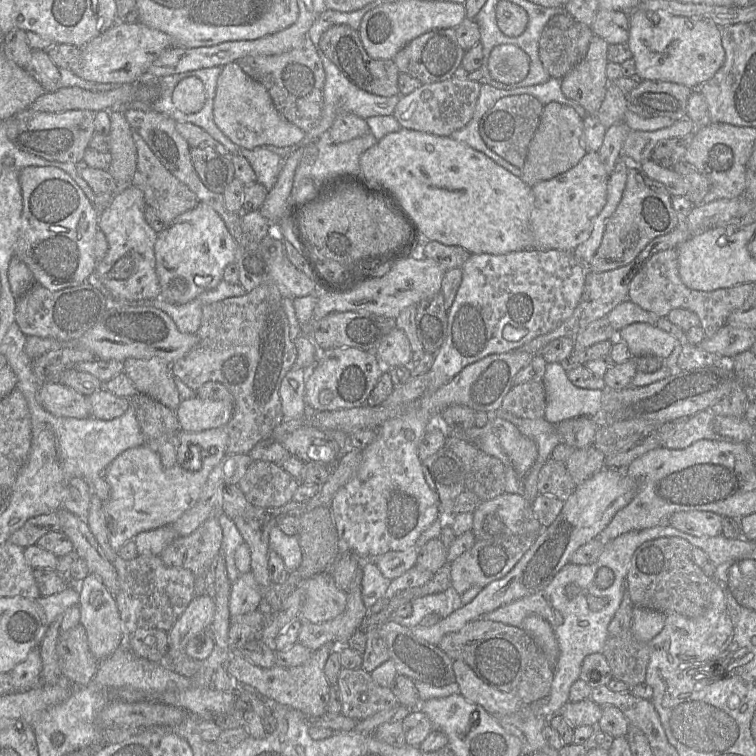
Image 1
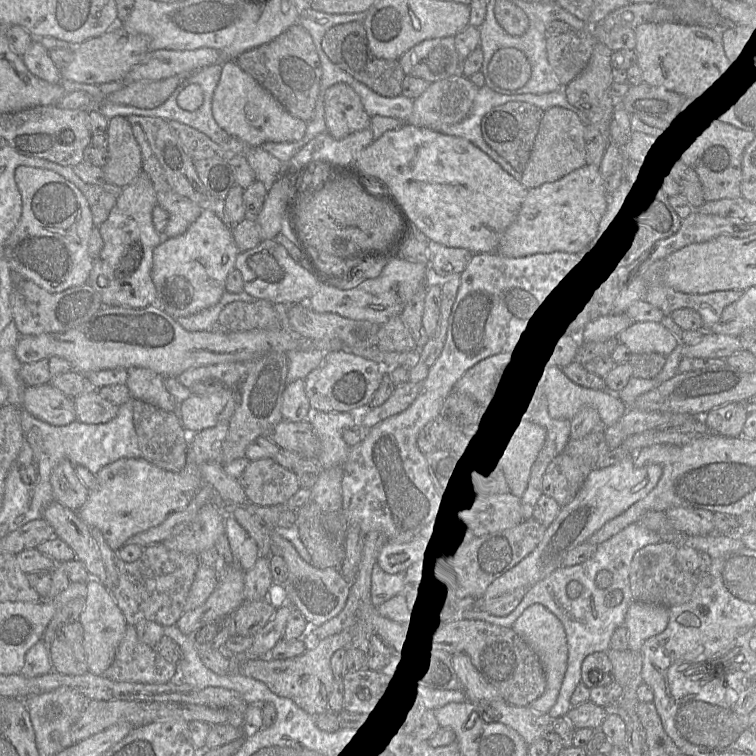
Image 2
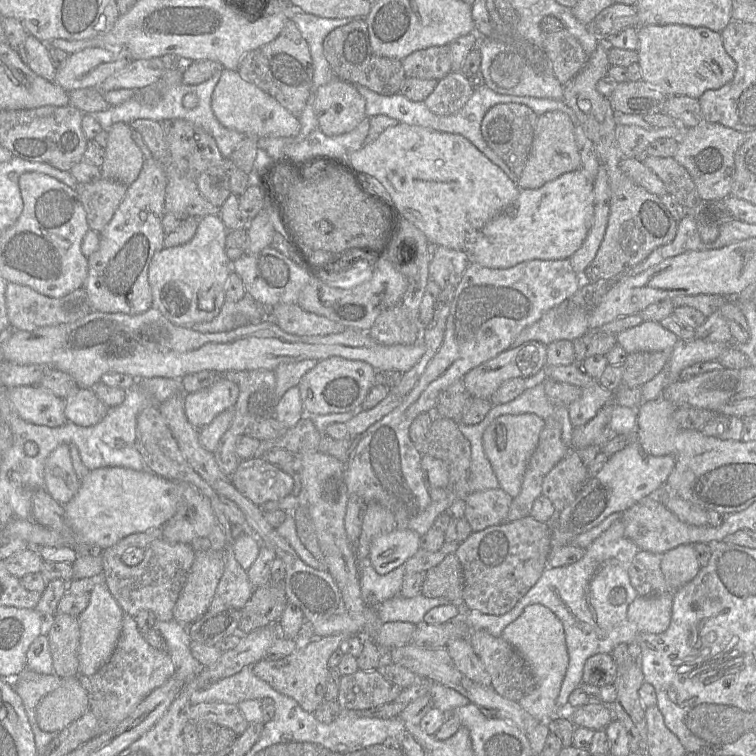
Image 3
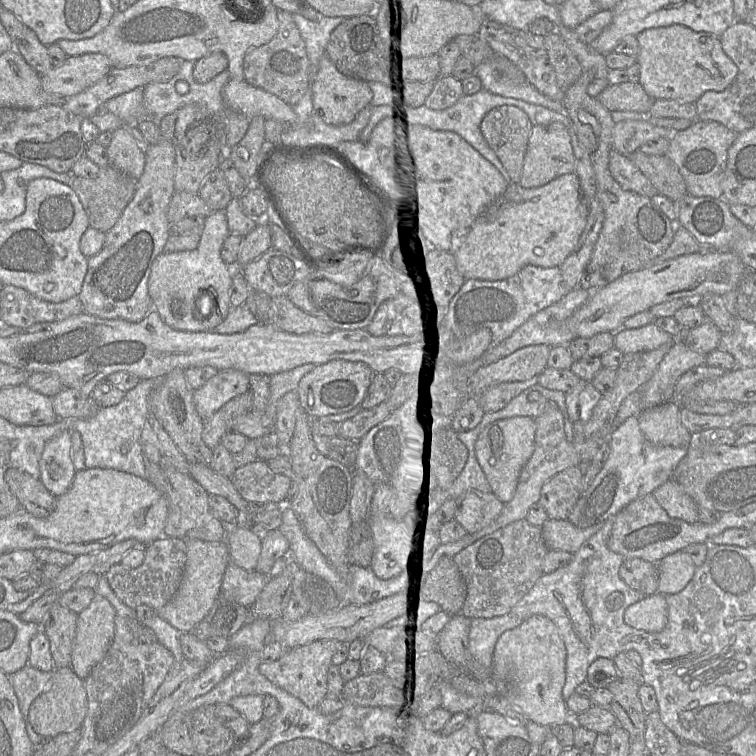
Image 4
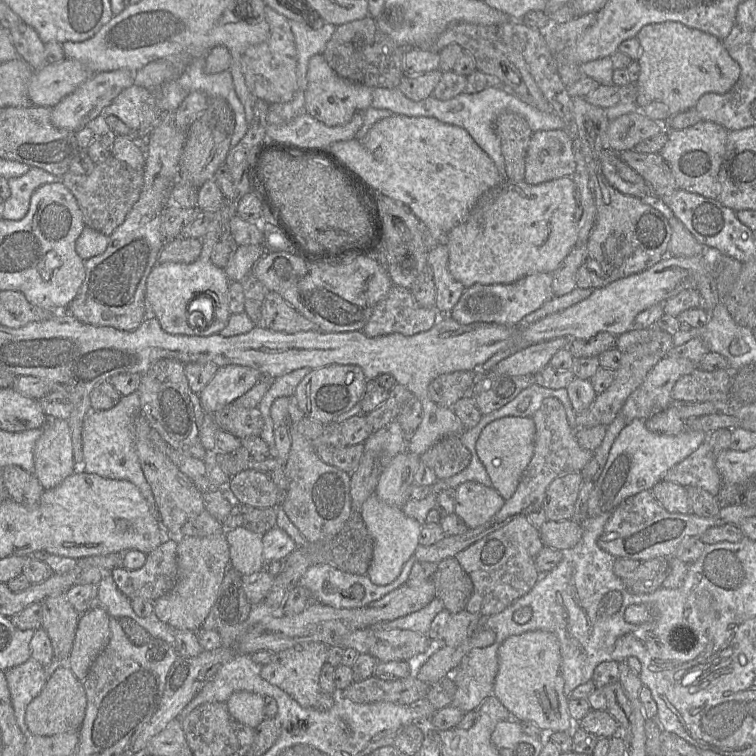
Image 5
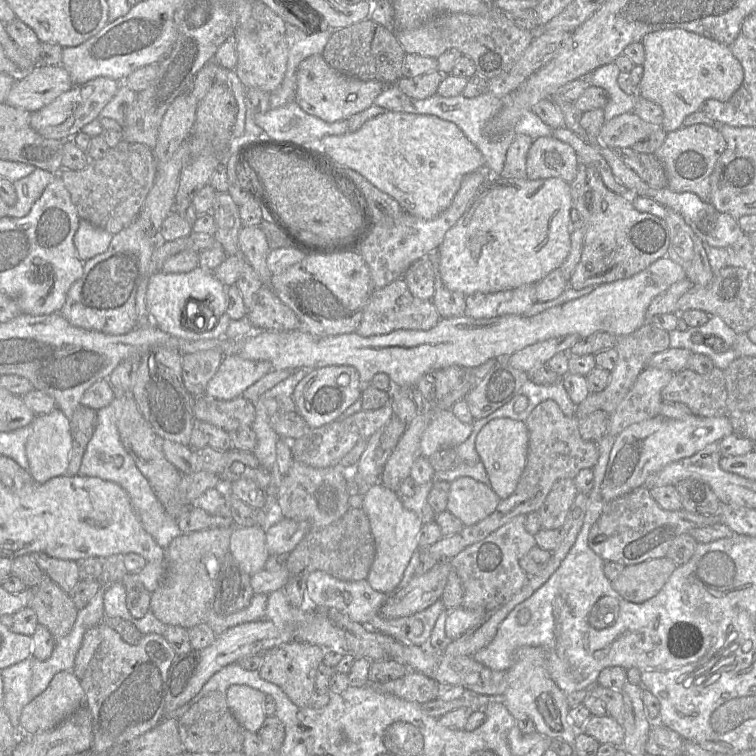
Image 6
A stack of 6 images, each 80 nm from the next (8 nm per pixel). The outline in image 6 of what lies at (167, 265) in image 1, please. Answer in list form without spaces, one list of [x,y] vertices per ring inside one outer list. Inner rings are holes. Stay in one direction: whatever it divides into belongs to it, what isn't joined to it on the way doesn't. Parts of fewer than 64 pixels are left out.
[[[196,267],[187,273],[163,273],[159,271],[149,277],[146,292],[146,304],[152,323],[163,332],[172,336],[182,338],[187,341],[219,339],[225,337],[230,317],[226,313],[226,287],[213,275],[212,271],[207,271],[201,267]],[[193,300],[203,304],[208,308],[211,318],[205,321],[204,317],[195,315],[192,319],[193,324],[197,320],[200,326],[195,325],[195,329],[188,328],[193,326],[190,322],[188,302]]]

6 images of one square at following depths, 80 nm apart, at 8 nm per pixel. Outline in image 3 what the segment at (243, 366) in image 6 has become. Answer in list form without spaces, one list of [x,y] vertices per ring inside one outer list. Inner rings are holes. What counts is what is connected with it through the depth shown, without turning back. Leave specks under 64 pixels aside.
[[[222,375],[208,388],[185,394],[186,417],[191,425],[200,430],[218,414],[234,407],[238,394],[238,385]]]

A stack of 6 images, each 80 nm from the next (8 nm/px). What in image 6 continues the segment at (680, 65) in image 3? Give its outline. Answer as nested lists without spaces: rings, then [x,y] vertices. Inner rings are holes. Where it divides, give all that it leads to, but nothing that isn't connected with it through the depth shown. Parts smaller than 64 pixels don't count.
[[[674,28],[648,33],[642,38],[641,43],[645,52],[645,60],[642,65],[643,76],[636,88],[636,95],[662,107],[664,117],[661,126],[666,133],[681,128],[684,119],[699,111],[706,100],[728,101],[743,82],[743,68],[734,57],[729,46],[713,39]]]

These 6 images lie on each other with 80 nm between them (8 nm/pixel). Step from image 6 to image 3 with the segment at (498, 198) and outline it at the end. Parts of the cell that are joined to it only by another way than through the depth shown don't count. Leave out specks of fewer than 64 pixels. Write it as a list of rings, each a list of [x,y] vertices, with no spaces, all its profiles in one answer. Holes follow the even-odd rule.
[[[582,169],[538,189],[521,189],[517,199],[472,234],[464,251],[471,262],[507,269],[529,260],[569,259],[583,244],[594,218],[594,181]]]

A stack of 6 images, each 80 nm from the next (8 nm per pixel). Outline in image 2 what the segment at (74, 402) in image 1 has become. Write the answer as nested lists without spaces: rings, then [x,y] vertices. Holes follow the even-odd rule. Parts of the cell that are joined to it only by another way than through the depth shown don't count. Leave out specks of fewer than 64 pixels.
[[[50,383],[25,387],[24,407],[35,418],[53,426],[68,425],[76,420],[74,398]]]

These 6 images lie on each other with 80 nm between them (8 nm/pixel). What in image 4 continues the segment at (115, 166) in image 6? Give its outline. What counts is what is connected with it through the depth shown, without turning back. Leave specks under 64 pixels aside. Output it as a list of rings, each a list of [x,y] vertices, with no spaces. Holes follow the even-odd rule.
[[[108,164],[101,167],[97,177],[93,179],[73,176],[69,186],[78,196],[86,212],[89,227],[106,233],[116,224],[125,207],[132,200],[136,183],[137,180],[119,172]]]

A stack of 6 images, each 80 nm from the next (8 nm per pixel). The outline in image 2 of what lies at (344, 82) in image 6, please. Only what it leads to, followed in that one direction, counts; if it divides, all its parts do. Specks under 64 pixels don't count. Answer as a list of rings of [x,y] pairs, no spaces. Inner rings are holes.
[[[336,83],[326,90],[324,110],[327,133],[334,139],[342,139],[351,133],[370,127],[371,118],[365,112],[360,97],[345,83]]]

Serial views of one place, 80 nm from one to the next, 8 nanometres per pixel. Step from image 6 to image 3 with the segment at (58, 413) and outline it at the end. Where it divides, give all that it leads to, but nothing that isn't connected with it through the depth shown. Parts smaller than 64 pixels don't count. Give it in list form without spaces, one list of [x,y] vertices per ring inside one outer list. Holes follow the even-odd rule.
[[[61,444],[48,455],[44,465],[44,480],[47,492],[62,505],[78,492],[81,480],[73,468],[69,445]]]

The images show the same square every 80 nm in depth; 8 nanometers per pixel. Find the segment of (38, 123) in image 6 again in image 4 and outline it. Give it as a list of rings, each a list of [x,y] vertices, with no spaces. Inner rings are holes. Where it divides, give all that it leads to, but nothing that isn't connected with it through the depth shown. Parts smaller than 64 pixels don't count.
[[[148,66],[113,67],[98,82],[65,100],[62,107],[81,118],[95,115],[108,100],[149,84]]]

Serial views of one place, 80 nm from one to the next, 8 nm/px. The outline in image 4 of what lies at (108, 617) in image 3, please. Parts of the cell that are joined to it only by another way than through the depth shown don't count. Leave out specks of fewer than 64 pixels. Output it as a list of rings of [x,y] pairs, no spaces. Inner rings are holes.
[[[95,594],[90,605],[78,614],[70,668],[84,680],[105,657],[115,634],[115,608],[103,596]]]

